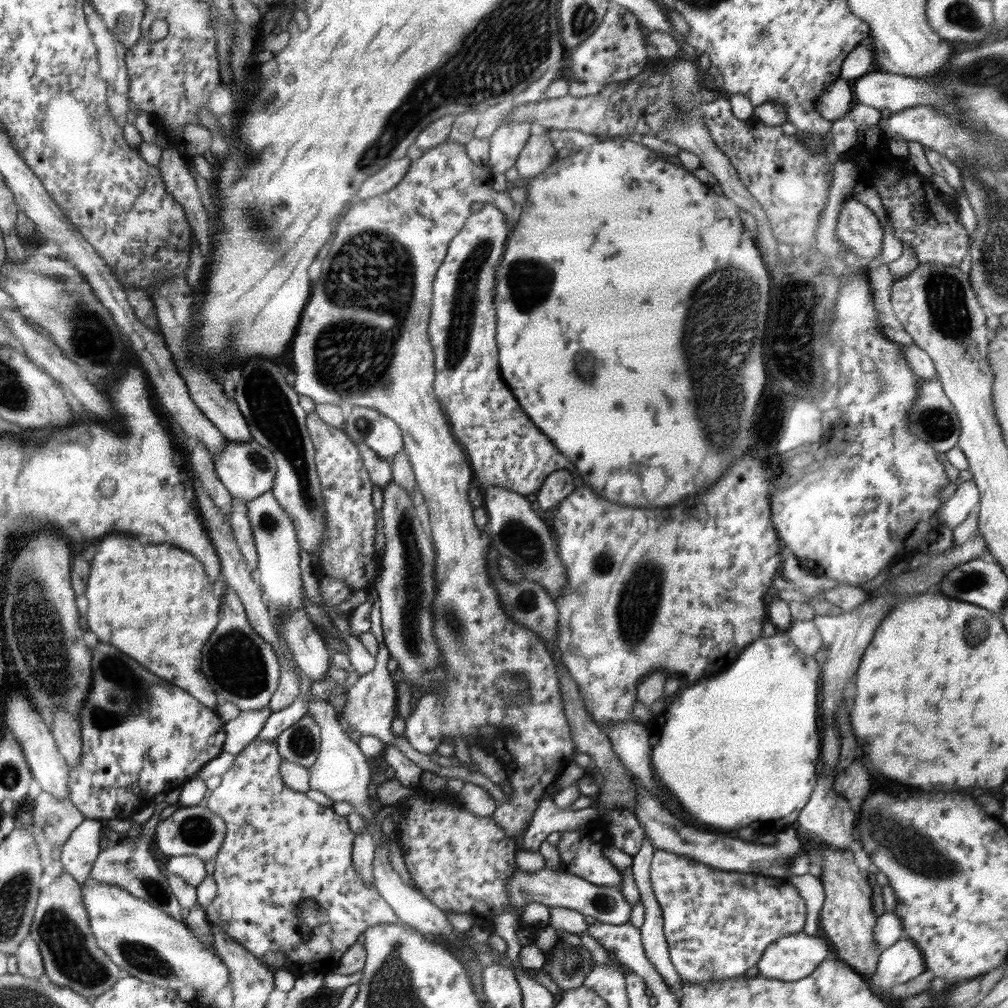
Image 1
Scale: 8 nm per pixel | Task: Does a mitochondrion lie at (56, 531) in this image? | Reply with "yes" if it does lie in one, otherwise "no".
no

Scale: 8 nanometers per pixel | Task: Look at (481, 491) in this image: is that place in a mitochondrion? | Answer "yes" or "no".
no

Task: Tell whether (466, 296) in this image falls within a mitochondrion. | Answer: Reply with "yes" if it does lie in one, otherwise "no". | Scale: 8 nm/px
yes

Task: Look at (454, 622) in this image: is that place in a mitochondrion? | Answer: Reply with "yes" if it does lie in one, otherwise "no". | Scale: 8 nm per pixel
yes

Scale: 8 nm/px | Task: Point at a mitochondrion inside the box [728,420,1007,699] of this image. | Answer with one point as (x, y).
(970, 580)

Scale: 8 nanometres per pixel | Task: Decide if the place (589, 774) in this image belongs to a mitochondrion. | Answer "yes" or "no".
no

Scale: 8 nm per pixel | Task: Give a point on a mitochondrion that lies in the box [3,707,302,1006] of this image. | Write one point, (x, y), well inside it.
(68, 950)

